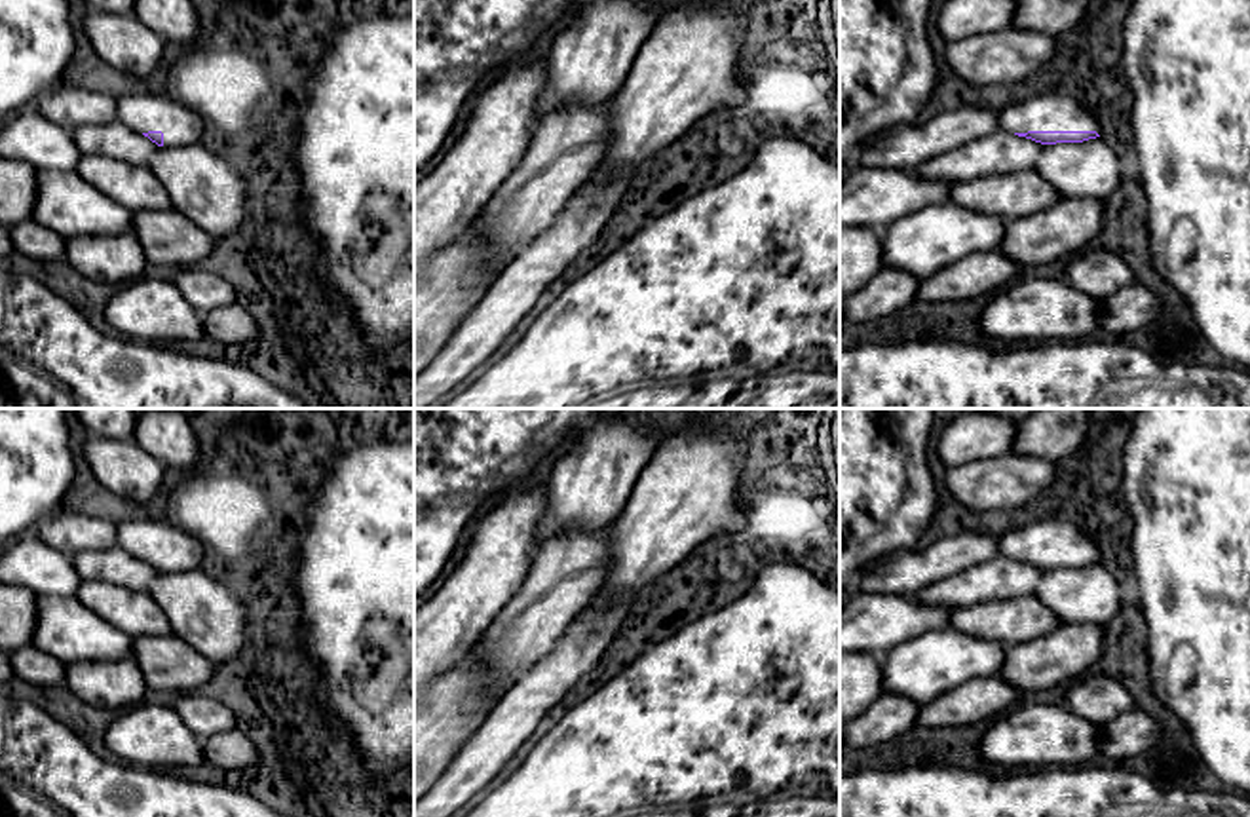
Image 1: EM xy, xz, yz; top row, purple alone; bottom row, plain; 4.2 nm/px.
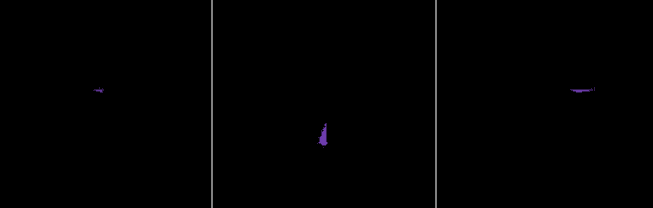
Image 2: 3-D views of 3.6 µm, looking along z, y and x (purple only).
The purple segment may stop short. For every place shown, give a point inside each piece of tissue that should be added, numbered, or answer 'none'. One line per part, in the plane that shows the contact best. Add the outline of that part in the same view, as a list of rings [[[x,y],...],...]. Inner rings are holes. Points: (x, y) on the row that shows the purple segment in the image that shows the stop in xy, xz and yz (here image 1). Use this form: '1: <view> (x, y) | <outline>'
1: yz (1049, 111) | [[[1047,89],[997,110],[1001,131],[1096,131],[1092,112],[1068,91]]]

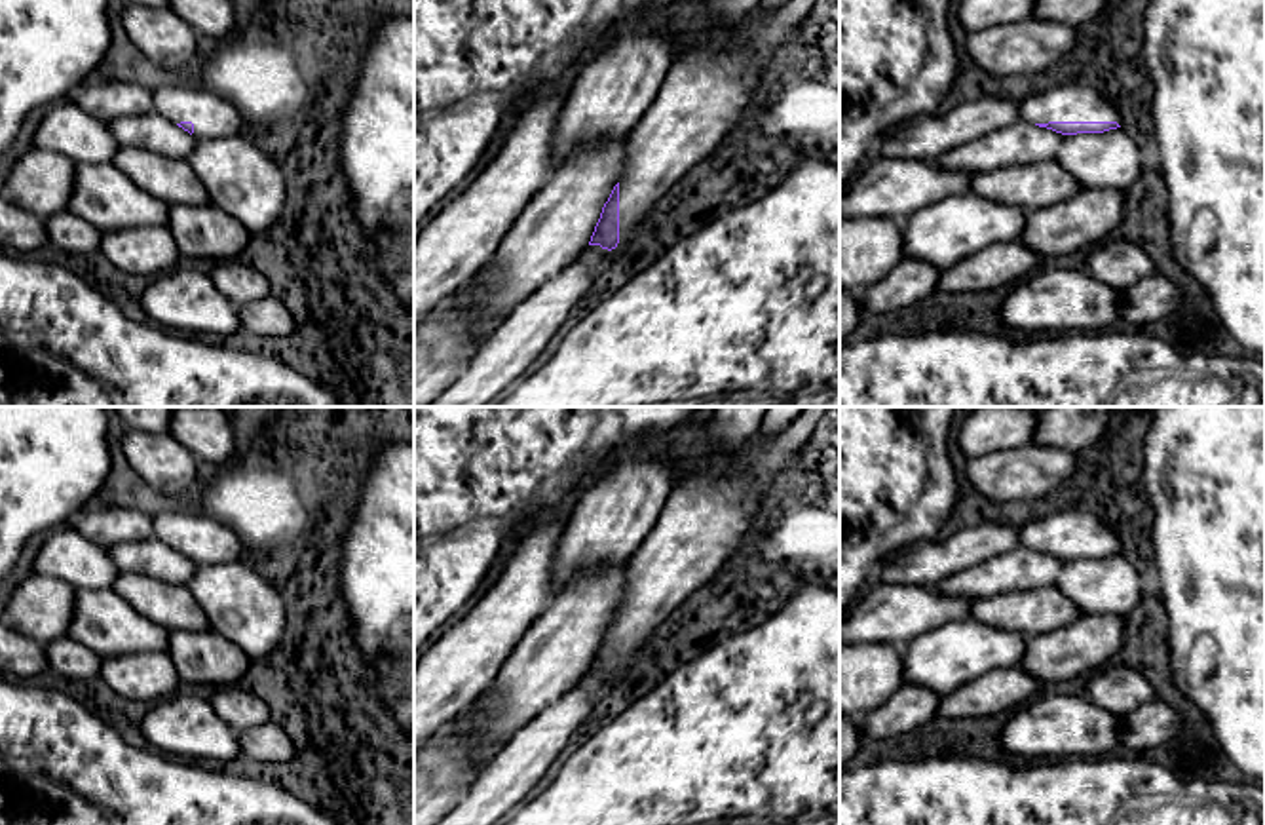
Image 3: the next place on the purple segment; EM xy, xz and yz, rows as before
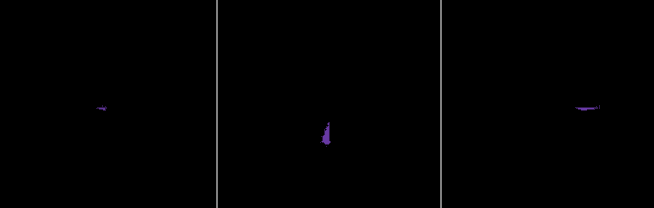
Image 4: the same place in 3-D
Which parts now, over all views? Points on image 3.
1: yz (1070, 101) | [[[1067,80],[1018,101],[1022,122],[1117,122],[1113,103],[1088,82]]]

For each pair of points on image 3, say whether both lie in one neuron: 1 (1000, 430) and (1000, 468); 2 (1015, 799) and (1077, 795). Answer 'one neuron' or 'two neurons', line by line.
1: two neurons
2: one neuron

